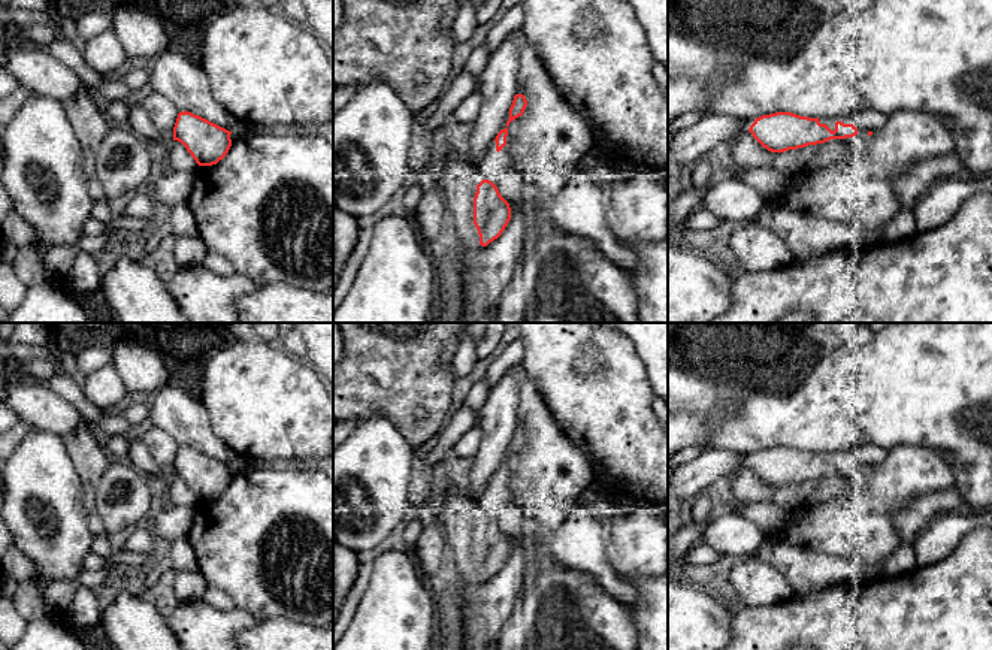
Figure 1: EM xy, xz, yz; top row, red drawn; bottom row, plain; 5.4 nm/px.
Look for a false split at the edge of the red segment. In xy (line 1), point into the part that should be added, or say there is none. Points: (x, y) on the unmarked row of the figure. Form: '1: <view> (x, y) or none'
1: none

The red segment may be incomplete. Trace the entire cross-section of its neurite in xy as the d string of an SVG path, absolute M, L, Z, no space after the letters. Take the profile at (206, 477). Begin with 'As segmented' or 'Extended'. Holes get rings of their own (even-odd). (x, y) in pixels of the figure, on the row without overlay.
As segmented. M179 447L173 475L181 477L199 501L212 501L226 492L232 481L232 466L191 447Z

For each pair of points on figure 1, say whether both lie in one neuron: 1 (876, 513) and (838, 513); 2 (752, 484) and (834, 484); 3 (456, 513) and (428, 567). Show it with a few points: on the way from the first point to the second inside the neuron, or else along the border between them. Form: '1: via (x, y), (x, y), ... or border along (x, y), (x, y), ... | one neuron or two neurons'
1: via (867, 513), (847, 513) | one neuron
2: via (773, 495), (800, 495), (813, 490) | one neuron
3: border along (435, 519), (444, 532), (448, 549) | two neurons

